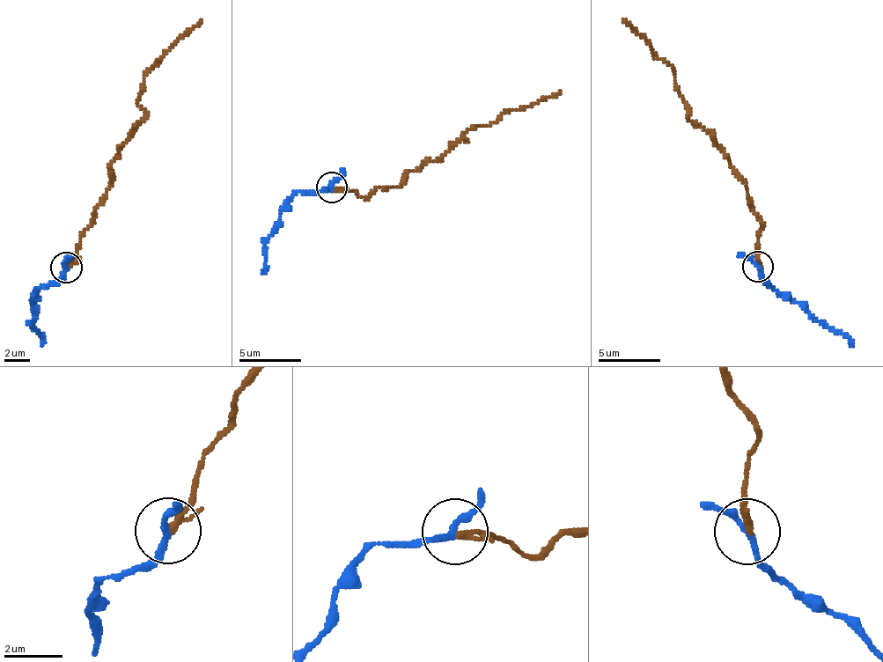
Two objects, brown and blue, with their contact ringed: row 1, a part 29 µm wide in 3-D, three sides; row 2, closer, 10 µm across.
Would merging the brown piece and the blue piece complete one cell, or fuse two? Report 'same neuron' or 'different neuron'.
different neuron

